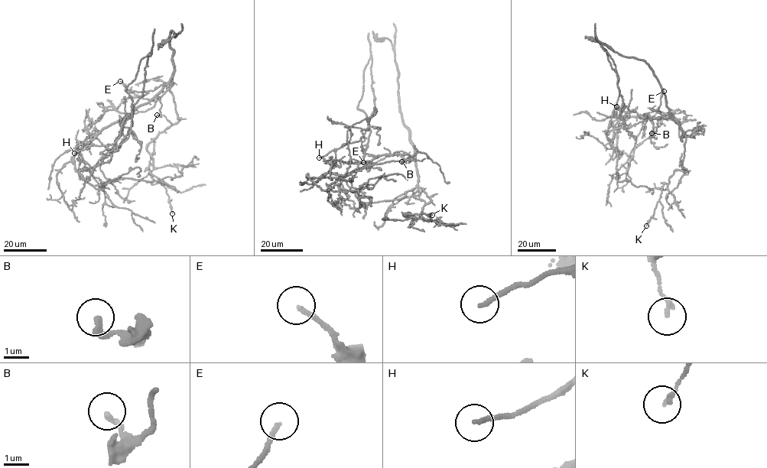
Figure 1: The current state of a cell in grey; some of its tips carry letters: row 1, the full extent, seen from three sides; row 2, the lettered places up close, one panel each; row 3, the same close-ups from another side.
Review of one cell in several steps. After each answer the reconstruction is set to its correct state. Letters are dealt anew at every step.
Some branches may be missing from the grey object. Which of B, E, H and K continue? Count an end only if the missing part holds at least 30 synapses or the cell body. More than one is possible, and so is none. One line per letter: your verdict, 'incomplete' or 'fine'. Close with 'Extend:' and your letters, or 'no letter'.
B: fine
E: fine
H: fine
K: fine
Extend: no letter

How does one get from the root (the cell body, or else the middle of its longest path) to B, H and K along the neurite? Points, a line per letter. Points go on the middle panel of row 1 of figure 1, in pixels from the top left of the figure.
B: (359, 164), (369, 164), (382, 155), (399, 154), (405, 163), (401, 161)
H: (359, 164), (365, 154), (370, 129), (366, 131), (361, 141), (346, 144), (319, 157)
K: (359, 164), (369, 164), (381, 155), (411, 157), (418, 186), (431, 201), (417, 219), (404, 215), (432, 215)

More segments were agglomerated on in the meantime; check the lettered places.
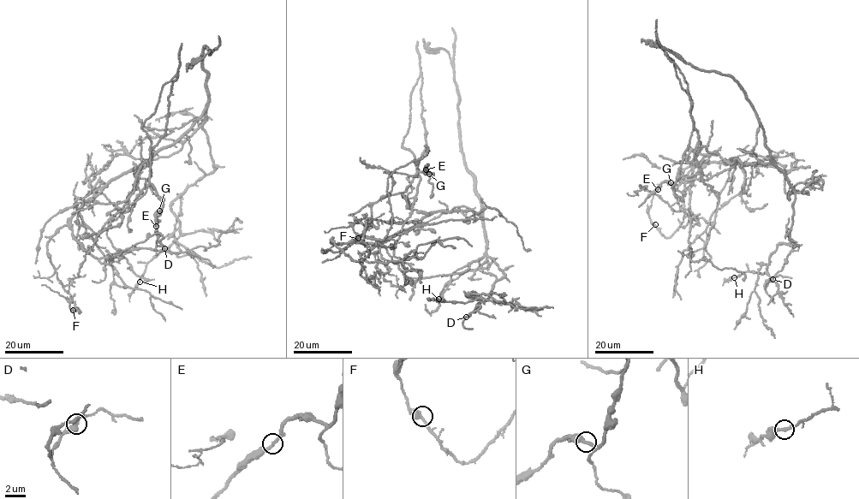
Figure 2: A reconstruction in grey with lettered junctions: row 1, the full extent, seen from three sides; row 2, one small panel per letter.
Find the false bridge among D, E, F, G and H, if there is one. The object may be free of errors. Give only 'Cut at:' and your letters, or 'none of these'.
Cut at: none of these

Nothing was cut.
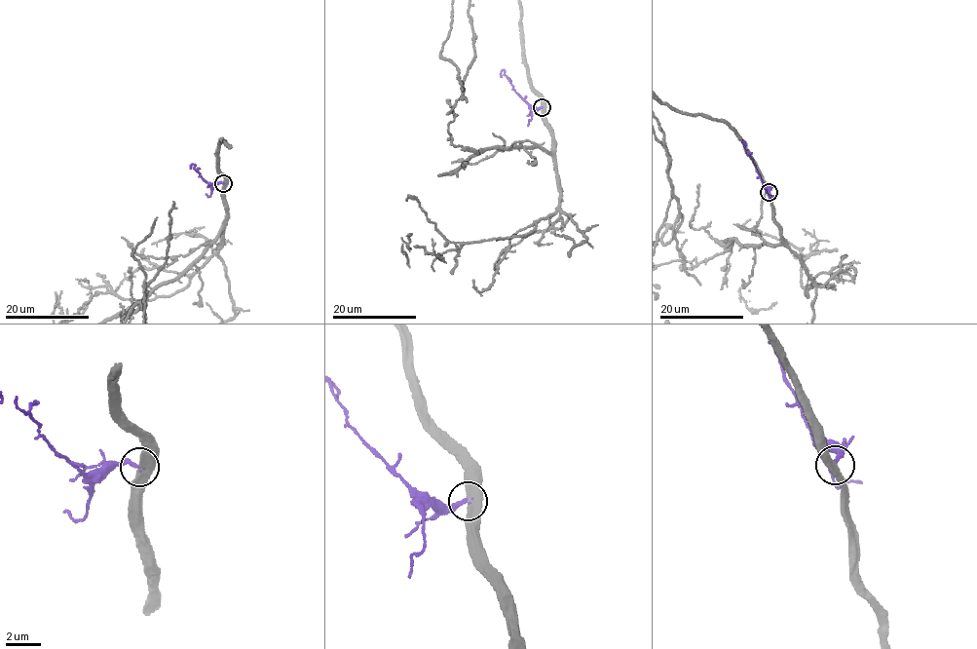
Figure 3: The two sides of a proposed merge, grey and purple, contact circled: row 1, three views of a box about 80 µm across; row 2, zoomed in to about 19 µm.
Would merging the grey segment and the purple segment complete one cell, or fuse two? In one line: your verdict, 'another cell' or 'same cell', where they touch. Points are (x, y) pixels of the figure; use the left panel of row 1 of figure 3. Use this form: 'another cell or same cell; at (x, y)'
another cell; at (223, 183)

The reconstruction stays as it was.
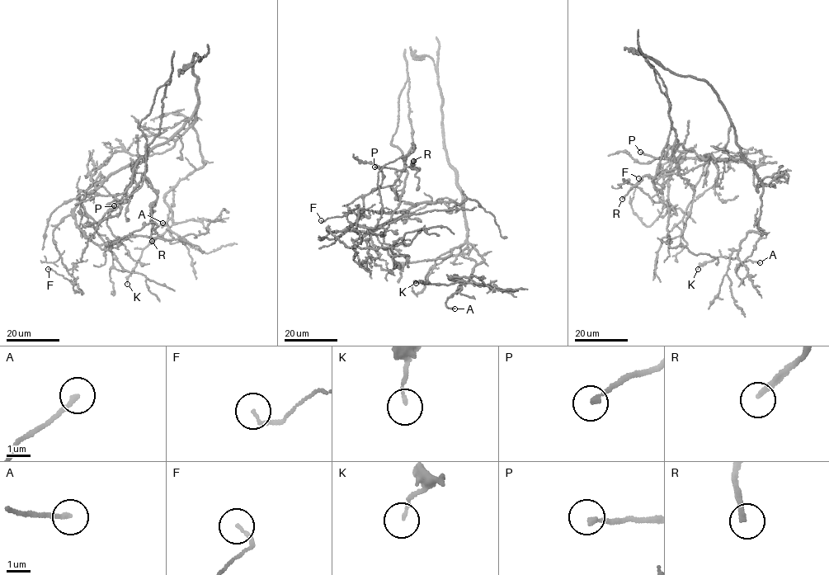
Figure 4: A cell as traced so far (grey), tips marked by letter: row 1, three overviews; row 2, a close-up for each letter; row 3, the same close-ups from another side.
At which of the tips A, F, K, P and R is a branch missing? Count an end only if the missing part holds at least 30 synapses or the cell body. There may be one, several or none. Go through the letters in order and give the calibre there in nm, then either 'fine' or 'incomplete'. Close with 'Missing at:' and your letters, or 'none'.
A: 200 nm thick; fine
F: 130 nm thick; fine
K: 110 nm thick; fine
P: 200 nm thick; incomplete
R: 200 nm thick; incomplete
Missing at: P, R

